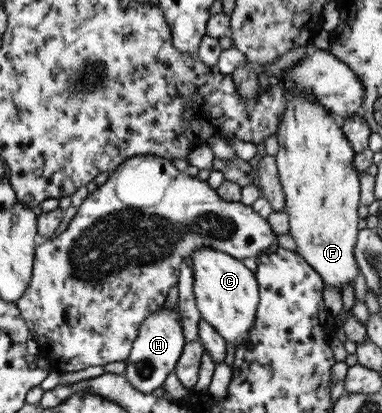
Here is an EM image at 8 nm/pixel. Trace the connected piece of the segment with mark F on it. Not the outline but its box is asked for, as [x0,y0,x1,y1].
[274,90,362,293]

